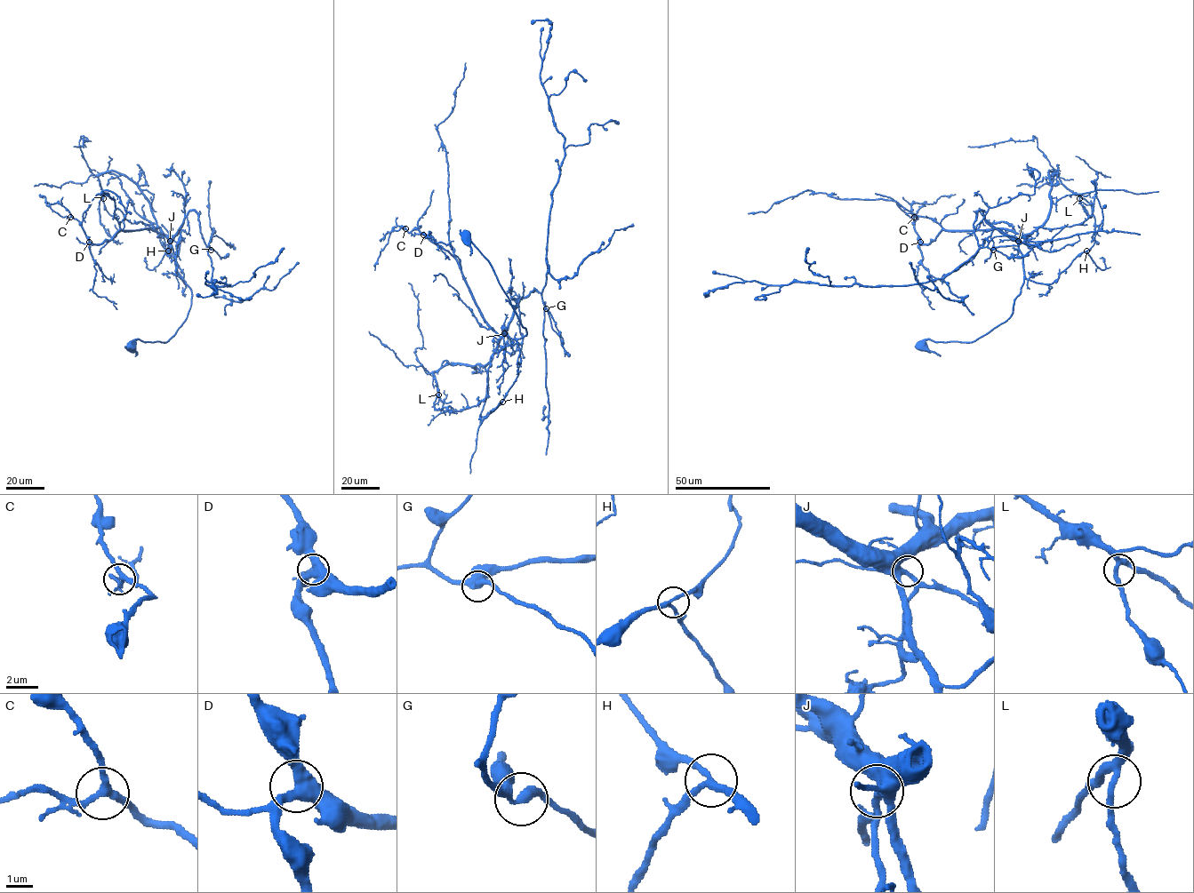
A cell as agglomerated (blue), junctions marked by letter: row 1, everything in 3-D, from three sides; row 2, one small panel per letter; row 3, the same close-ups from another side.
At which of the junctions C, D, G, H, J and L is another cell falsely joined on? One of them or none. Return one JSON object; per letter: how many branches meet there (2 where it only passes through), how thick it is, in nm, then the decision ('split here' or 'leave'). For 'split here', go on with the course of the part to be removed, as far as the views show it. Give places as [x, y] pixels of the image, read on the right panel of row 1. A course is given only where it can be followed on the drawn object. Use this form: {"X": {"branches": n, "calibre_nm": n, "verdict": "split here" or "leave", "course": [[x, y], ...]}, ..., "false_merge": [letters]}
{"C": {"branches": 3, "calibre_nm": 260, "verdict": "leave"}, "D": {"branches": 3, "calibre_nm": 420, "verdict": "leave"}, "G": {"branches": 3, "calibre_nm": 280, "verdict": "leave"}, "H": {"branches": 3, "calibre_nm": 220, "verdict": "leave"}, "J": {"branches": 3, "calibre_nm": 320, "verdict": "leave"}, "L": {"branches": 3, "calibre_nm": 260, "verdict": "leave"}, "false_merge": []}

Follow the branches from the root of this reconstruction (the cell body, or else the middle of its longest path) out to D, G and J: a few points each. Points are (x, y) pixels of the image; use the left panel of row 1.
D: (132, 346), (137, 339), (172, 337), (187, 316), (191, 289), (165, 235), (119, 230), (100, 243), (89, 242)
G: (132, 346), (166, 342), (187, 316), (191, 289), (171, 241), (189, 211), (211, 250)
J: (132, 346), (137, 339), (166, 342), (187, 316), (191, 289), (177, 271), (170, 241)

